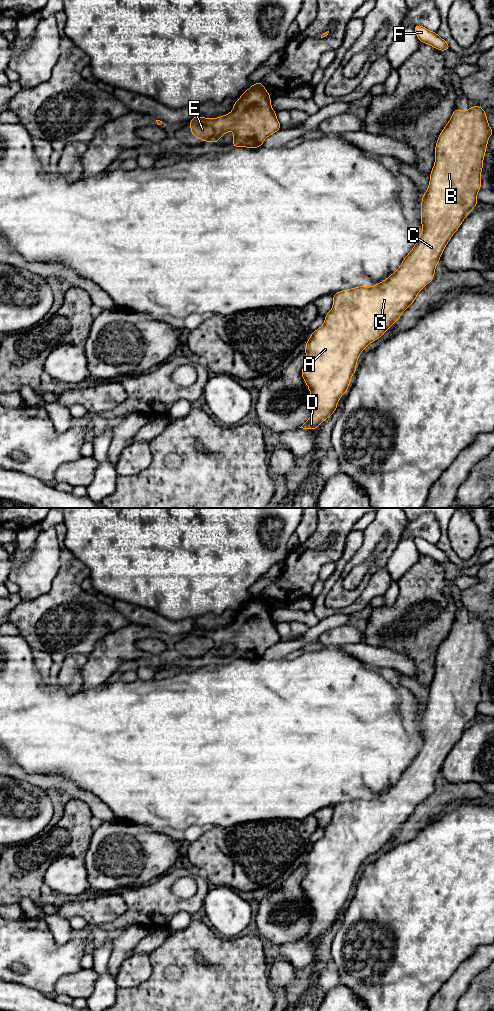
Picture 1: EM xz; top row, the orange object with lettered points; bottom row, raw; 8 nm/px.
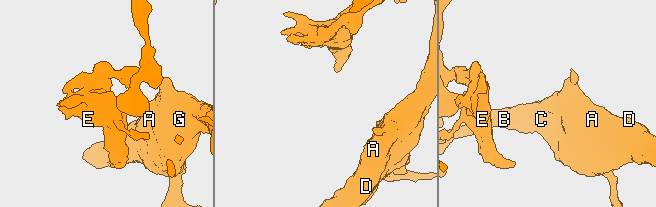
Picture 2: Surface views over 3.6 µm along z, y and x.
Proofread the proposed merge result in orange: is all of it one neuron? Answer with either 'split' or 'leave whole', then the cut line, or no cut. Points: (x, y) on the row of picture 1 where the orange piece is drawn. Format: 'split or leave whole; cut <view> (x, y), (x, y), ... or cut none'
split; cut xz (252, 84), (262, 86)

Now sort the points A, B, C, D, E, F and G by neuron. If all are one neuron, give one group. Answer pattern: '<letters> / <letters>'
A B C D F G / E

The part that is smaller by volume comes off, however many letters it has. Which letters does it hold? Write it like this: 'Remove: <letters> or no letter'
Remove: E

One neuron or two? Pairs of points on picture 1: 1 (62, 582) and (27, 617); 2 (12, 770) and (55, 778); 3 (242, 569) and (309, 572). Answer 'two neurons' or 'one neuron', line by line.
1: one neuron
2: one neuron
3: two neurons

